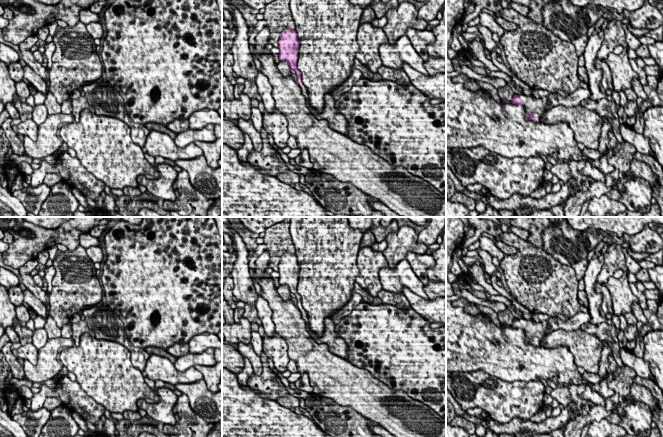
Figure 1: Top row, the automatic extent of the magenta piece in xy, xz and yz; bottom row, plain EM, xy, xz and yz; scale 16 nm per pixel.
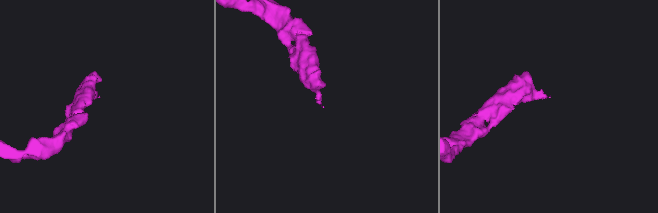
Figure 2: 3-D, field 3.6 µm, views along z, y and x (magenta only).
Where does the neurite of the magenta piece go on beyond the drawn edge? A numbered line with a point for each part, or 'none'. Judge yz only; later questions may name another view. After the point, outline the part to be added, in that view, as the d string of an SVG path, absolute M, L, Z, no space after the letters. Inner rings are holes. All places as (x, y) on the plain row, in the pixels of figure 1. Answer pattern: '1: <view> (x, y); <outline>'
1: yz (537, 331); M520 319L520 323L522 325L522 330L526 333L526 337L531 337L533 340L536 340L537 344L535 346L541 346L541 341L547 335L546 329L549 327L548 320L536 323L532 319Z

